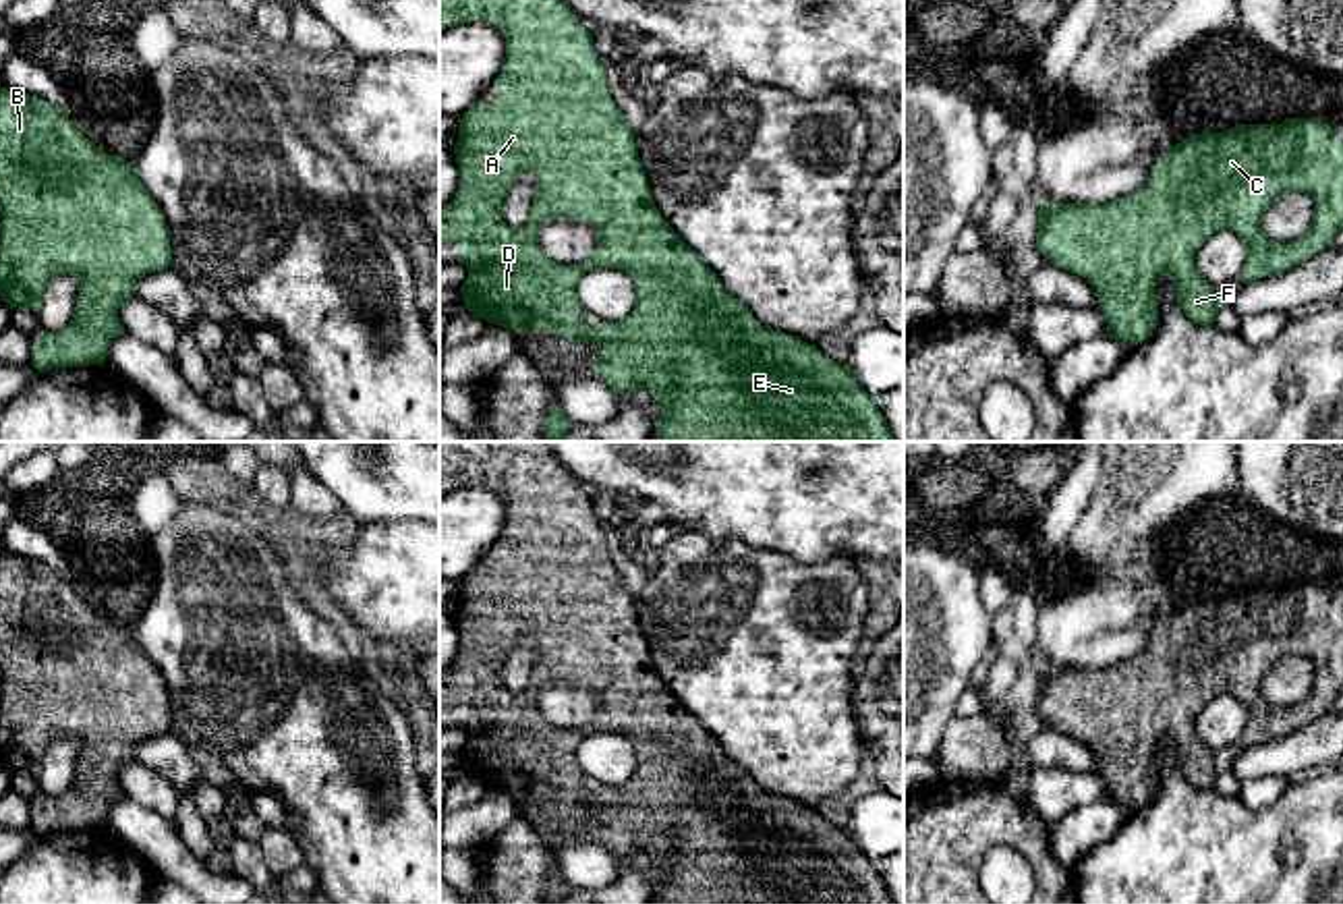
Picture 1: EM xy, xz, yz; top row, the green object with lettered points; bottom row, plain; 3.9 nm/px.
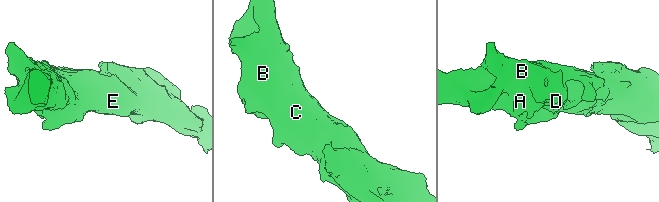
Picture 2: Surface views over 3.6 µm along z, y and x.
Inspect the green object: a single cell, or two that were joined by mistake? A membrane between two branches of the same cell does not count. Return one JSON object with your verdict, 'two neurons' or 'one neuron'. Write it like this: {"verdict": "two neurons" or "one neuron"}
{"verdict": "one neuron"}

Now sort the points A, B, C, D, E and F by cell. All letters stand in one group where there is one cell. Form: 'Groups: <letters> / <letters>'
Groups: A B C D E F

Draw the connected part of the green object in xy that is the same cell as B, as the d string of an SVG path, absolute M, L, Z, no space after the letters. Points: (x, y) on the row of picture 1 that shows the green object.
M0 89L0 299L10 307L27 307L39 311L44 292L52 278L62 272L73 272L81 278L79 296L70 323L60 332L39 332L35 344L31 344L31 365L44 373L64 367L104 365L110 340L124 334L124 326L118 317L120 305L135 294L135 282L147 274L168 270L172 265L170 228L162 216L160 205L147 195L133 162L114 158L97 149L79 126L68 120L56 106L37 95L27 95L15 89Z

